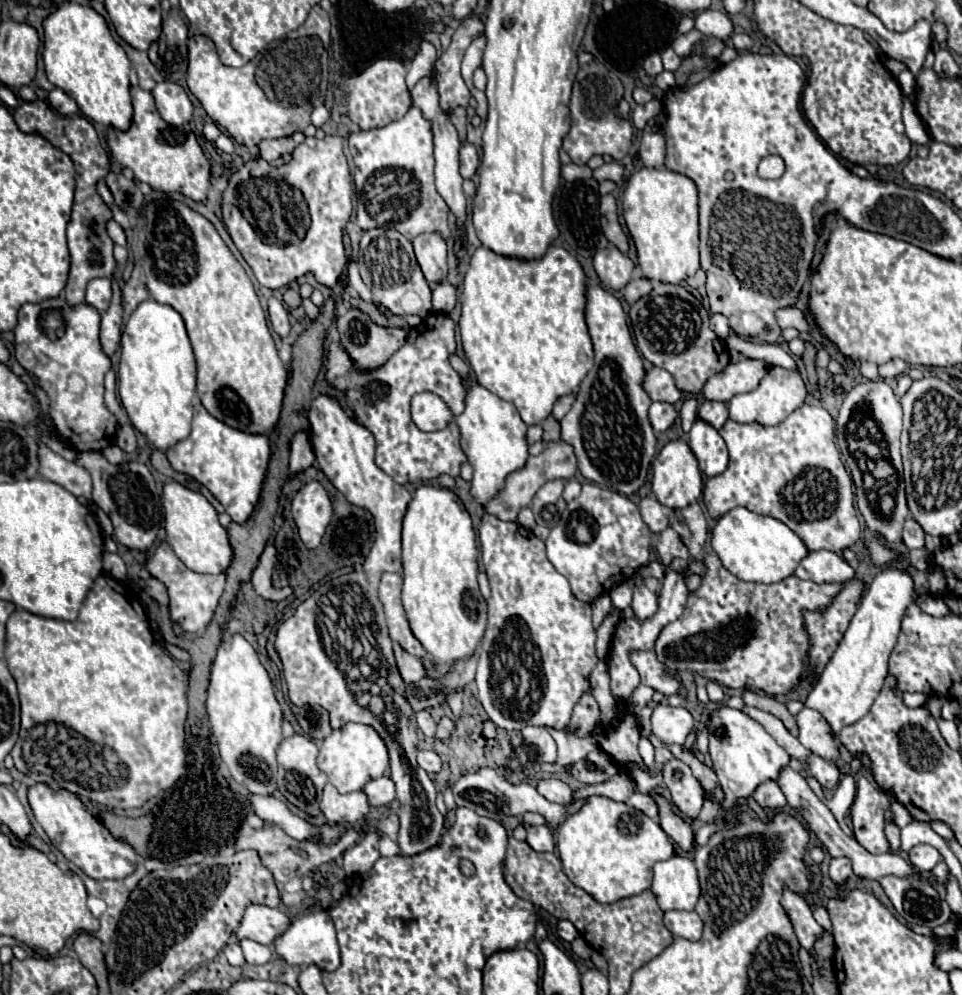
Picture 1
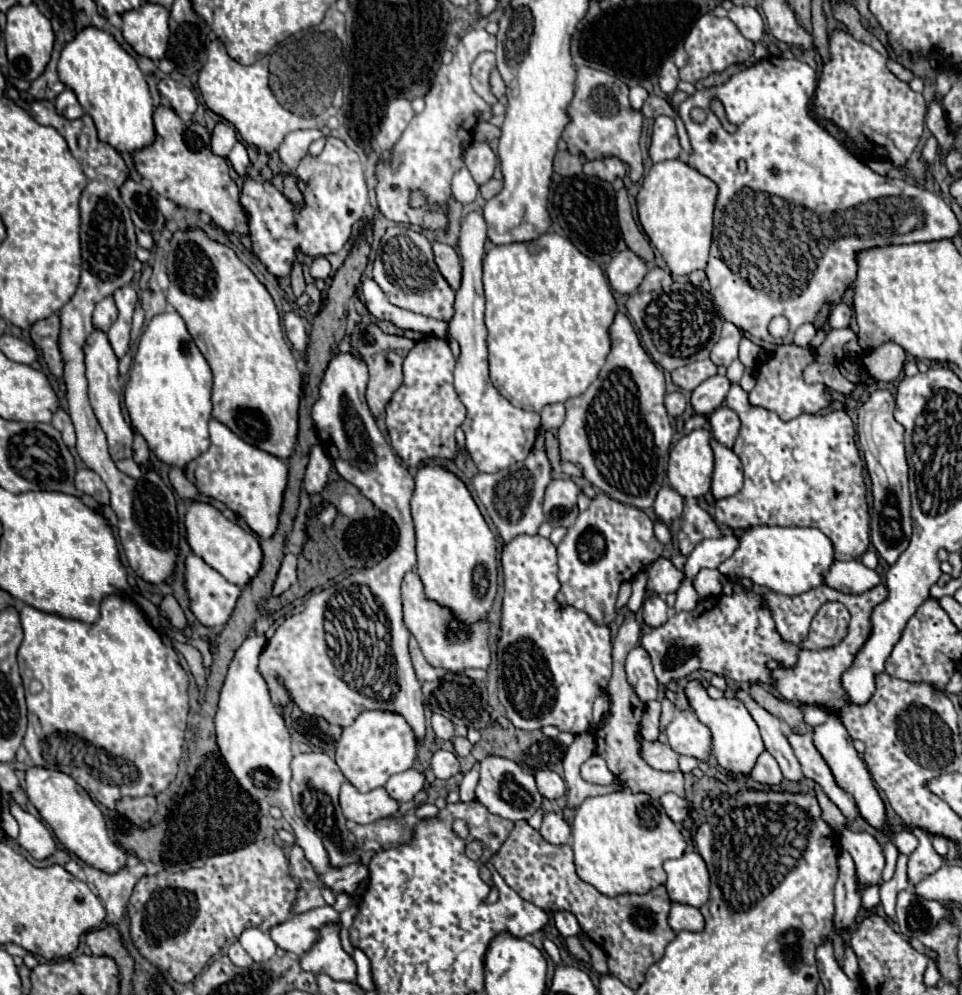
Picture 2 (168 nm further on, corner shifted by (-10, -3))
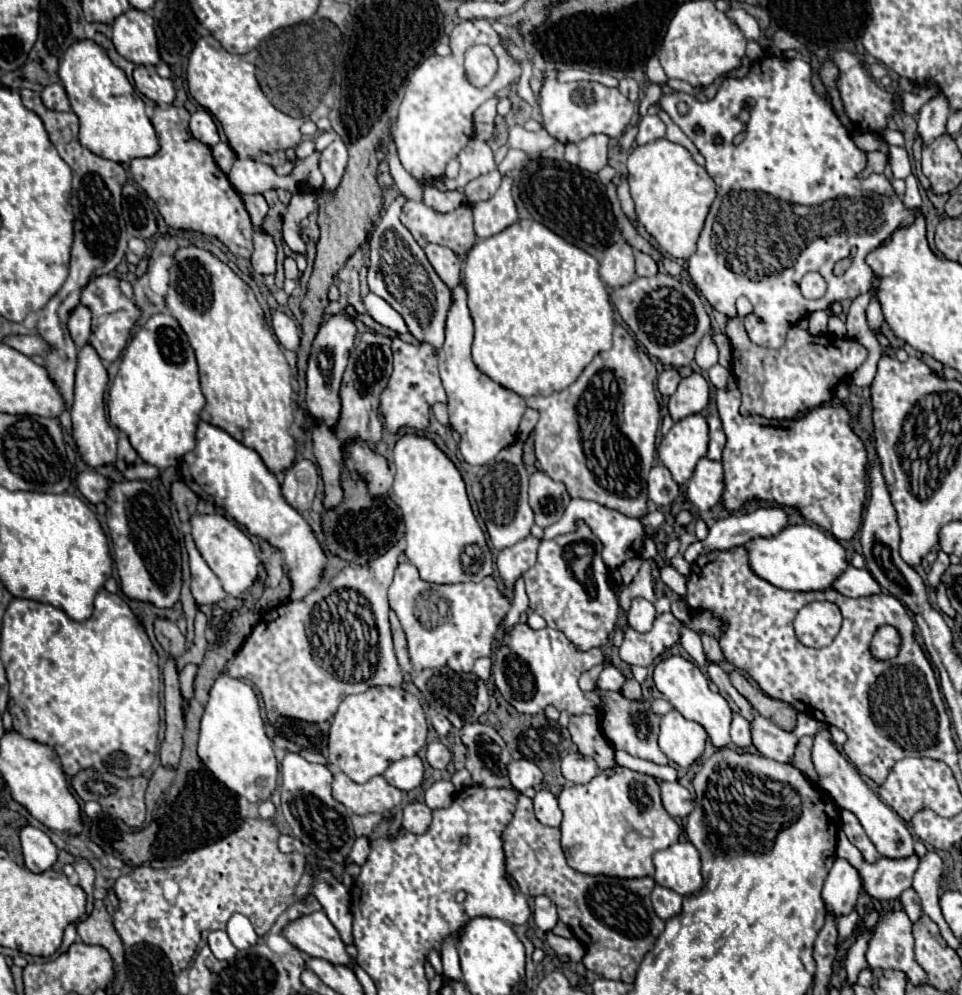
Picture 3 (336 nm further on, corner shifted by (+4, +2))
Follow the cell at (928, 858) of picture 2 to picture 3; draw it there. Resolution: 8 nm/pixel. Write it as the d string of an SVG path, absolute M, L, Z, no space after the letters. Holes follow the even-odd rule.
M839 832L839 836L837 836L837 856L849 860L859 870L867 894L877 898L877 900L895 900L903 890L911 888L913 874L917 872L917 866L919 866L917 854L911 854L909 858L879 858L875 864L869 864L863 860L861 852L847 840L847 836L843 832Z

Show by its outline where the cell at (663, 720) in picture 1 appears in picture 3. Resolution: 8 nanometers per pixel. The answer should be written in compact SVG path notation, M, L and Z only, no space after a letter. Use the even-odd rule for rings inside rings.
M677 710L661 716L659 746L673 764L683 768L693 766L695 760L703 754L705 742L707 732L701 724L685 720Z

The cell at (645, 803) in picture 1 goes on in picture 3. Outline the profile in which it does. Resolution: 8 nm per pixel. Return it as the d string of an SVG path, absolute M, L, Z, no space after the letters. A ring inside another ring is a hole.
M663 782L661 784L661 802L669 816L685 820L693 810L693 796L679 782Z

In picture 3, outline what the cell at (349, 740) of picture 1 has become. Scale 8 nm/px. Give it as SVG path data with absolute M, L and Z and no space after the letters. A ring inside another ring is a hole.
M373 686L363 694L347 696L339 704L329 730L327 760L333 770L341 770L353 782L363 784L373 776L383 774L389 764L415 756L419 748L425 746L425 738L427 720L419 698L403 688Z

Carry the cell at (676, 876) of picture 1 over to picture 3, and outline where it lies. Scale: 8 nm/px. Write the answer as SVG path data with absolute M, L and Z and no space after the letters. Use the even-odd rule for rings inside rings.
M683 840L675 842L665 850L655 852L655 882L669 890L675 890L681 896L695 894L703 886L701 862L697 848Z

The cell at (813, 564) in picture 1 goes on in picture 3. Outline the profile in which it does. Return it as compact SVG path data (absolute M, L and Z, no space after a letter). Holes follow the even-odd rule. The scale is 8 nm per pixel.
M849 564L845 568L845 572L841 576L837 576L837 580L833 582L833 590L841 592L843 596L849 596L849 598L859 598L859 596L877 594L879 592L879 584L869 574L869 570L855 568L855 566Z

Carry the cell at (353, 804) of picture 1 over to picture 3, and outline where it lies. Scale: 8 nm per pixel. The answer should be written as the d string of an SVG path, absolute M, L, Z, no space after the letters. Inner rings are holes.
M339 772L333 780L333 798L353 814L387 814L399 806L403 792L389 786L381 776L375 776L365 784L355 784Z

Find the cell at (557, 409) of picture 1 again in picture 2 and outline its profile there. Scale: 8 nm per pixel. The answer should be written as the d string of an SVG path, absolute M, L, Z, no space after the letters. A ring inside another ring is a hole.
M553 403L553 405L543 407L541 427L543 429L557 429L559 423L563 423L563 415L565 415L565 407L561 403Z

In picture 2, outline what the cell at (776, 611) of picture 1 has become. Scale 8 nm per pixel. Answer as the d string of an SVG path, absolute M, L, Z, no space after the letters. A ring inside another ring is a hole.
M737 587L733 595L711 597L711 599L705 599L695 611L671 615L669 621L663 627L651 629L649 633L645 633L641 637L641 647L647 651L647 655L649 655L651 663L653 663L653 673L655 673L657 681L661 685L667 685L667 683L671 683L675 679L691 675L697 669L705 669L705 671L711 671L715 675L729 677L729 679L733 679L737 683L741 683L741 681L771 683L771 675L769 675L769 671L765 667L767 659L777 659L783 665L791 667L791 665L795 665L797 651L803 645L795 647L791 643L783 643L783 639L779 639L779 635L775 631L775 621L771 619L771 613L761 603L761 597L755 591L743 591L741 587Z

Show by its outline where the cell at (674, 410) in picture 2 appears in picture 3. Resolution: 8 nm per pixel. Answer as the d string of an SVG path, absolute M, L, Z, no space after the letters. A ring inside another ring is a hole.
M665 368L661 372L661 376L659 376L657 388L659 388L659 392L663 396L673 396L675 390L677 390L677 386L679 386L679 380L681 380L681 376L679 376L679 372L675 368Z

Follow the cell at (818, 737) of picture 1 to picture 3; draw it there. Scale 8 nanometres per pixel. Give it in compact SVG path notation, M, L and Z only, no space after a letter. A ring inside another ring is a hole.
M819 728L817 730L817 734L813 738L811 758L813 758L815 770L819 774L819 788L825 794L829 794L829 798L833 798L833 802L841 810L849 810L849 812L853 812L859 818L865 834L875 844L875 848L879 850L881 856L887 856L887 858L905 858L905 856L913 854L913 836L911 836L907 824L901 818L897 818L897 814L893 814L893 810L889 810L889 806L885 806L877 798L877 794L863 782L861 774L843 756L843 752L839 752L833 746L829 728Z

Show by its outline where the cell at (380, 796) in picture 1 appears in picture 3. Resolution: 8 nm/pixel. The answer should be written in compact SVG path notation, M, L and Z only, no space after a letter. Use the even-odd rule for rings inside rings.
M419 756L401 758L401 760L393 762L393 764L383 772L383 778L385 778L391 786L395 786L395 788L399 788L399 790L403 790L403 792L413 790L413 788L417 788L417 786L421 784L421 780L423 780L423 762L419 760Z

